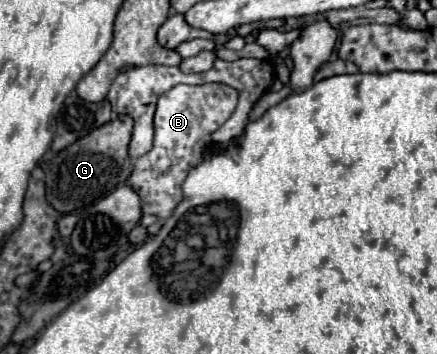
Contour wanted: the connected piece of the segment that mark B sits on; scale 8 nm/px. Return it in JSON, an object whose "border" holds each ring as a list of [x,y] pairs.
{"border":[[[179,84],[159,98],[153,148],[147,154],[135,158],[133,172],[129,176],[129,186],[139,192],[143,214],[153,214],[161,220],[171,216],[183,198],[181,184],[185,176],[201,162],[203,154],[211,146],[211,132],[233,114],[237,98],[239,92],[235,92],[235,88],[227,88],[227,84]]]}

